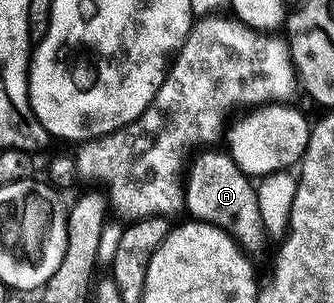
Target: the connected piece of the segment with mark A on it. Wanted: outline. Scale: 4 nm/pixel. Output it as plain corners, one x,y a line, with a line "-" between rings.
203,151
198,154
199,158
195,162
190,162
189,168
185,173
185,209
194,220
204,221
225,232
238,243
239,248
248,255
259,253
263,249
263,244
269,241
266,229
263,228
263,216
259,206
259,195
256,186
251,185
247,178
248,174
232,159
230,152
211,153
215,151

